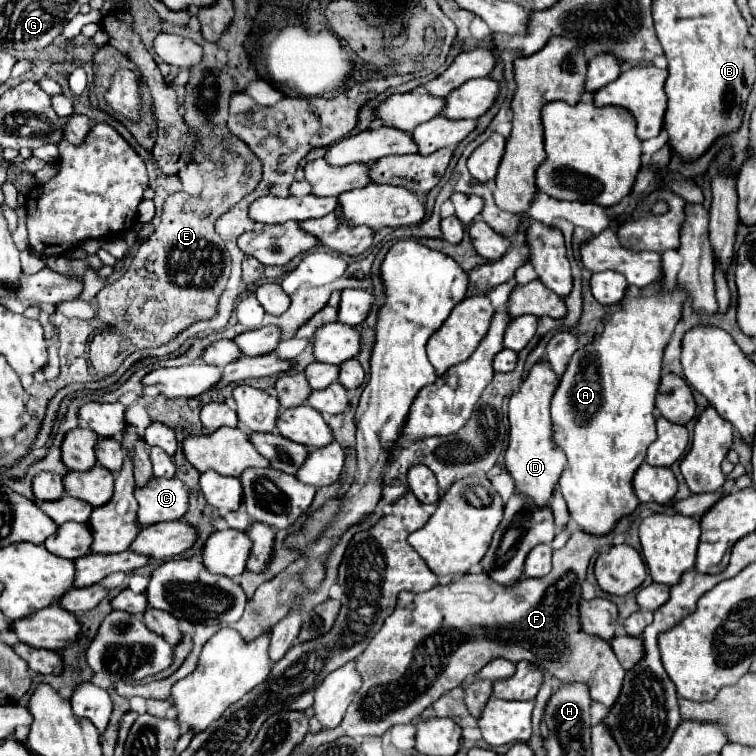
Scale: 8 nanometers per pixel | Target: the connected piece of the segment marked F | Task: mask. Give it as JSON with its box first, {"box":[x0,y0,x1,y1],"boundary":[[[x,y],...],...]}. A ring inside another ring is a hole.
{"box":[292,512,638,754],"boundary":[[[638,512],[624,516],[620,524],[612,528],[610,534],[604,534],[602,538],[596,538],[594,534],[584,534],[584,530],[576,530],[564,548],[554,550],[554,562],[550,574],[544,578],[520,578],[516,586],[500,586],[498,582],[492,582],[488,574],[466,574],[460,582],[452,582],[446,586],[434,586],[428,592],[414,594],[414,592],[400,592],[398,602],[394,608],[394,614],[390,614],[382,628],[376,632],[376,636],[370,640],[368,648],[362,652],[362,658],[356,658],[356,666],[362,674],[362,688],[356,692],[354,702],[348,706],[348,712],[340,726],[332,730],[320,730],[320,732],[308,732],[304,742],[292,750],[292,754],[310,754],[320,744],[332,742],[338,736],[352,736],[352,738],[364,738],[364,736],[382,736],[388,728],[396,724],[410,724],[416,716],[422,714],[432,702],[436,702],[446,690],[452,690],[460,686],[468,676],[474,676],[478,670],[482,670],[492,658],[506,658],[510,662],[528,660],[542,670],[548,670],[562,682],[584,682],[590,686],[590,696],[596,702],[602,702],[606,708],[610,708],[622,688],[622,680],[626,670],[614,656],[608,642],[602,638],[596,638],[592,634],[586,634],[578,624],[578,600],[580,600],[580,584],[586,578],[586,568],[592,558],[592,554],[600,546],[610,546],[612,538],[618,532],[624,532],[634,520]],[[484,628],[484,636],[478,636],[476,630]]]}

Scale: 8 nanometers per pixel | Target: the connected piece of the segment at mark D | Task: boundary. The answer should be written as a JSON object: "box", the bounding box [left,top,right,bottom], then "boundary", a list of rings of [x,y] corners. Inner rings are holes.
{"box":[504,360,566,506],"boundary":[[[540,360],[532,366],[528,376],[524,378],[520,390],[512,394],[508,404],[508,420],[510,420],[510,442],[504,454],[506,468],[510,470],[516,488],[528,494],[536,506],[548,506],[552,492],[558,484],[560,472],[566,466],[566,458],[562,450],[556,450],[556,442],[552,442],[552,418],[550,418],[550,400],[554,390],[558,388],[556,374],[548,370],[548,362]]]}

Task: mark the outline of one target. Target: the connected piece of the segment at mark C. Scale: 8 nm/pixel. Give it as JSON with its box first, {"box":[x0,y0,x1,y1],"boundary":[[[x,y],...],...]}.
{"box":[134,478,188,526],"boundary":[[[150,478],[148,486],[136,486],[134,498],[140,504],[142,526],[180,520],[188,510],[188,488],[178,478]]]}

